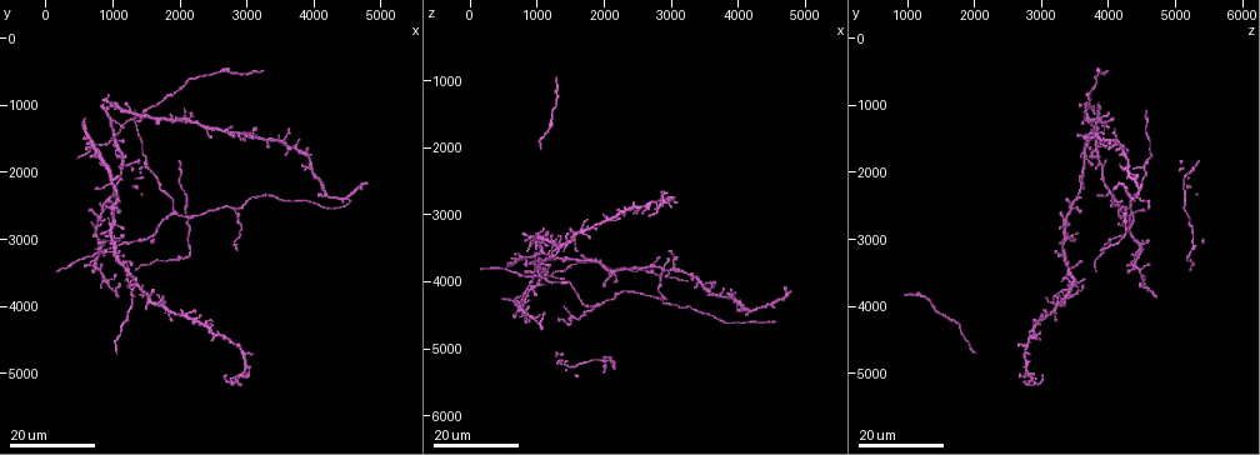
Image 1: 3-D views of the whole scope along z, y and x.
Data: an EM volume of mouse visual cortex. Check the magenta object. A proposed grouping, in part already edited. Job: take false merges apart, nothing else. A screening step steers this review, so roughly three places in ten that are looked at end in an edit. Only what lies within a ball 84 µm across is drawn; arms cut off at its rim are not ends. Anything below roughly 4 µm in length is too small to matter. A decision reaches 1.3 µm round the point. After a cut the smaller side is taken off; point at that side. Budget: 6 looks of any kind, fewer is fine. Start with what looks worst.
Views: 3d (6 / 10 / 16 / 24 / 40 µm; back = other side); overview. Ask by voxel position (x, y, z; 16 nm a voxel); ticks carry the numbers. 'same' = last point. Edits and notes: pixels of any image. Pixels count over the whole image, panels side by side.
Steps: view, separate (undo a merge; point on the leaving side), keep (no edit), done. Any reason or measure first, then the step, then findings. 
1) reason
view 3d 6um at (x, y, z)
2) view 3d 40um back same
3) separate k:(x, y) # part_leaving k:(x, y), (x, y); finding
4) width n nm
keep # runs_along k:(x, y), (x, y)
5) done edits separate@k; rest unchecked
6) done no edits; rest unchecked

three arms meet
view 3d 16um at (2800, 2550, 4250)

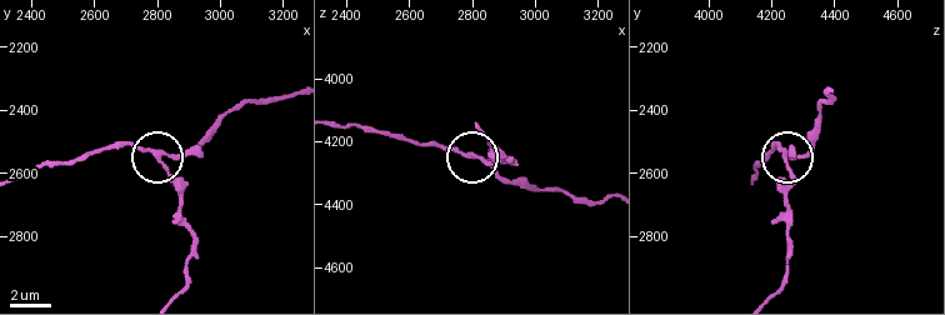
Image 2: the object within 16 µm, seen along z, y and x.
view 3d 6um at (2810, 2580, 4250)

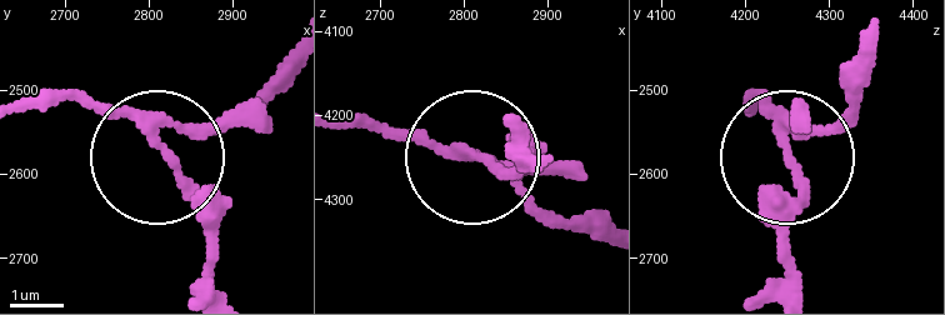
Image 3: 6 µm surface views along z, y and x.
side_arm 14 um; arms 3
separate 3:(198, 199) # a second neuron is stuck on

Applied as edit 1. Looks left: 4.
side arm on a straight run
view 3d 16um at (1100, 1300, 3950)

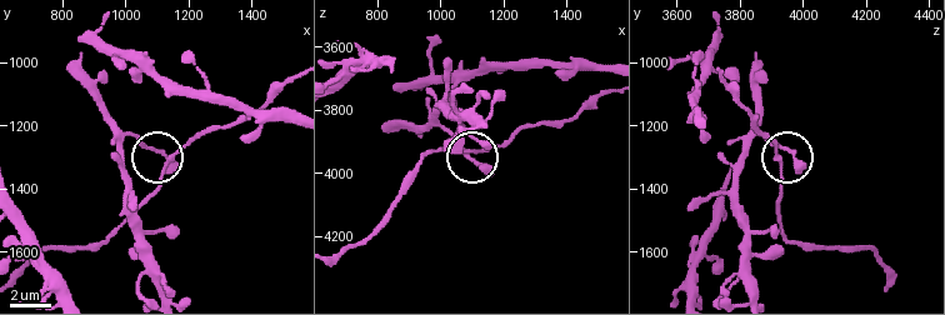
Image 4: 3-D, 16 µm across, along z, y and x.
view 3d 10um at (1140, 1300, 3930)

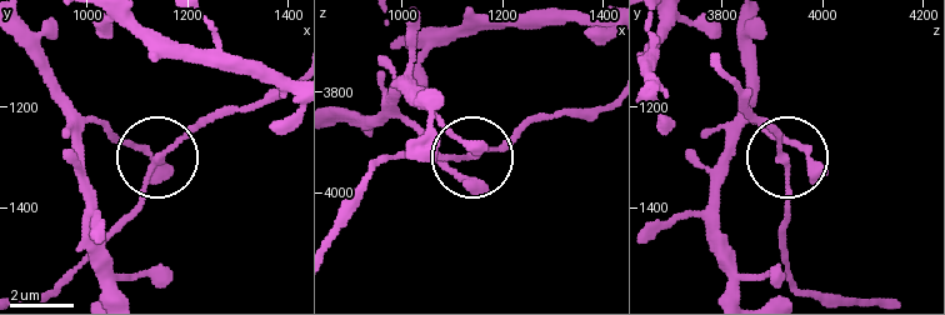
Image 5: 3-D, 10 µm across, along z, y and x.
width 140 nm
keep # runs_along 5:(730, 80), (744, 110), (773, 131), (786, 156), (789, 226); continuous, no second neuron

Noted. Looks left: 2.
view 3d 16um at (1000, 2200, 3600)

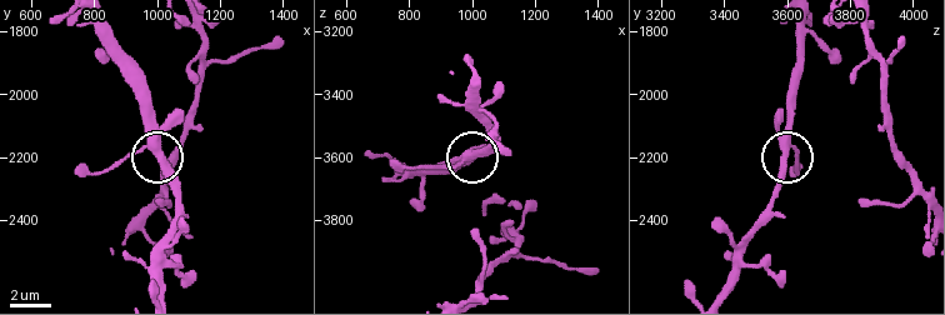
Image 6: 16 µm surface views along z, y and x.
view 3d 6um at (960, 2170, 3610)

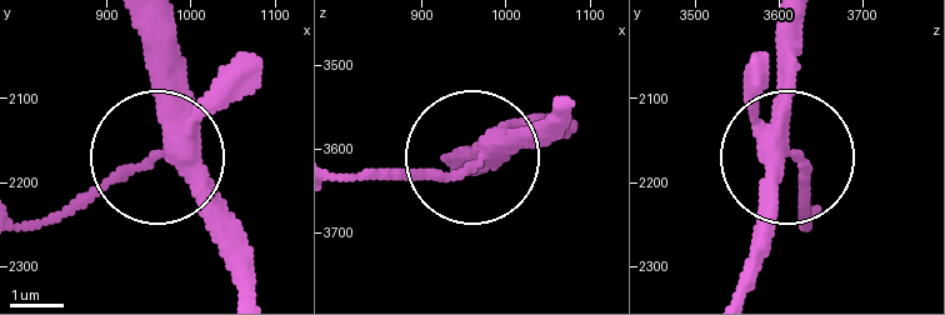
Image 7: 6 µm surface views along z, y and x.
width 290 nm
keep # one neuron here

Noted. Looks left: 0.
done edits separate@3; rest unchecked

